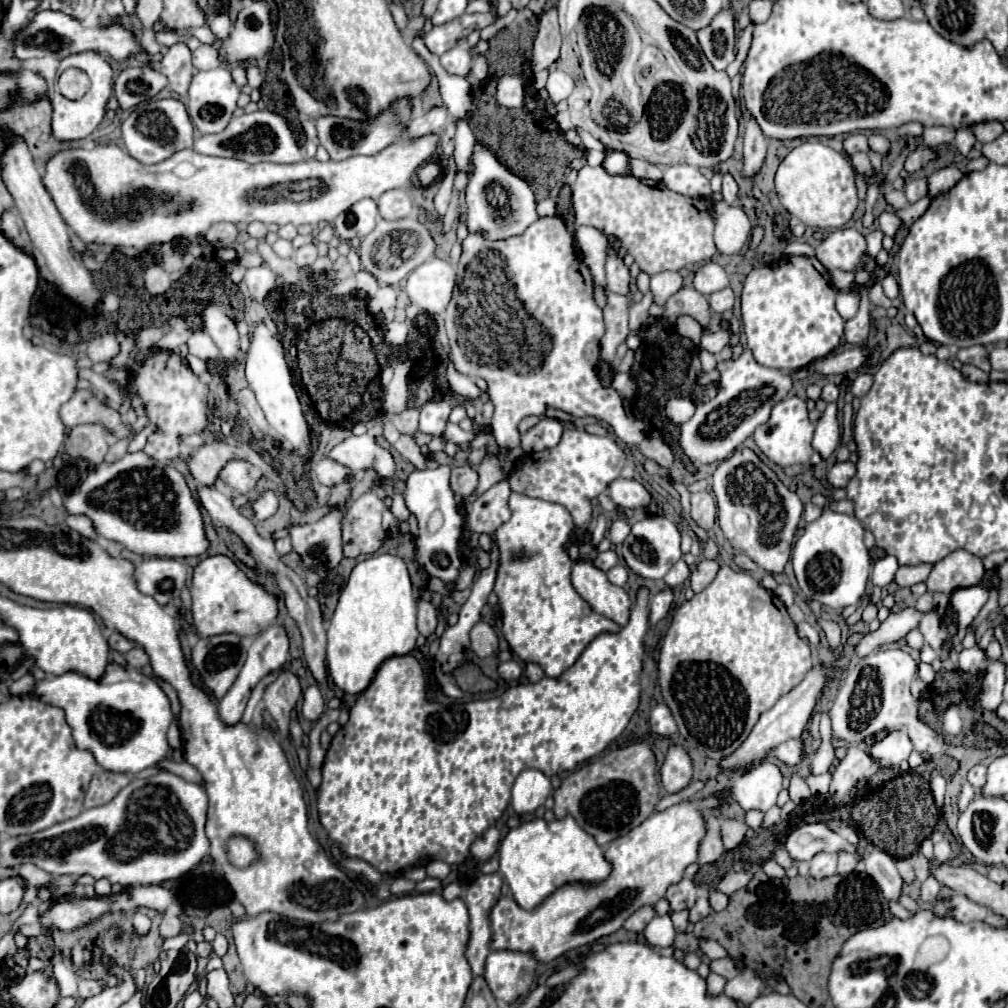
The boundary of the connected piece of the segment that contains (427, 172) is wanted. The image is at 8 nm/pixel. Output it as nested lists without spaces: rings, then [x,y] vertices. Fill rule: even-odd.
[[[429,163],[429,165],[419,169],[419,173],[417,173],[419,175],[419,183],[421,185],[429,185],[439,177],[439,173],[441,173],[441,167],[437,163]]]

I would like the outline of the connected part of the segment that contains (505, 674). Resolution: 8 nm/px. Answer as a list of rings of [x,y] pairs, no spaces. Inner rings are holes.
[[[505,661],[505,663],[501,663],[497,671],[499,671],[501,679],[505,679],[505,681],[517,681],[519,675],[521,675],[521,667],[519,667],[515,661]]]

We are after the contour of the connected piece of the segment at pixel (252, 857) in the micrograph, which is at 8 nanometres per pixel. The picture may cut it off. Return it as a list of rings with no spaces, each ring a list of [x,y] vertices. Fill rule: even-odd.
[[[233,835],[229,837],[227,841],[227,857],[229,857],[229,863],[239,867],[239,869],[245,869],[249,865],[253,865],[255,861],[259,861],[259,849],[257,845],[243,837],[243,835]]]

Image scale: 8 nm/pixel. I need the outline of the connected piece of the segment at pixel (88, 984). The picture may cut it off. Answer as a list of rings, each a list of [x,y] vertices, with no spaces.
[[[87,979],[79,981],[79,997],[81,999],[93,997],[93,995],[101,993],[103,989],[105,989],[105,981],[87,981]]]

